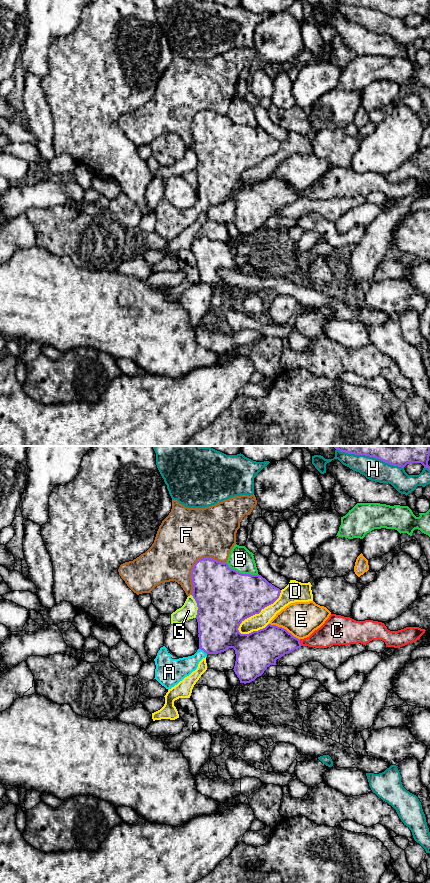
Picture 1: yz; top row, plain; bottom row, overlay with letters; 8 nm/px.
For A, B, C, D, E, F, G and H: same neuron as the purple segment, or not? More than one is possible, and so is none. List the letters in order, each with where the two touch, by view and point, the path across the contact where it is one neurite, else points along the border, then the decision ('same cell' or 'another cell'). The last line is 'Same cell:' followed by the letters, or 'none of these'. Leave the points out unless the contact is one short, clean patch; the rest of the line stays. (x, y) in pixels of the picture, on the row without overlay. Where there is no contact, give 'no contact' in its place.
A: contact yz (203, 202); way yz (218, 175), (216, 187), (203, 202), (189, 216), (180, 220); same cell
B: contact yz (241, 125); another cell
C: contact yz (299, 194); border yz (299, 191), (301, 197); another cell
D: contact yz (257, 165); another cell
E: contact yz (283, 180); another cell
F: contact yz (194, 116); another cell
G: contact yz (197, 158); border yz (191, 147), (197, 159), (196, 169); another cell
H: contact yz (370, 8); another cell
Same cell: A

